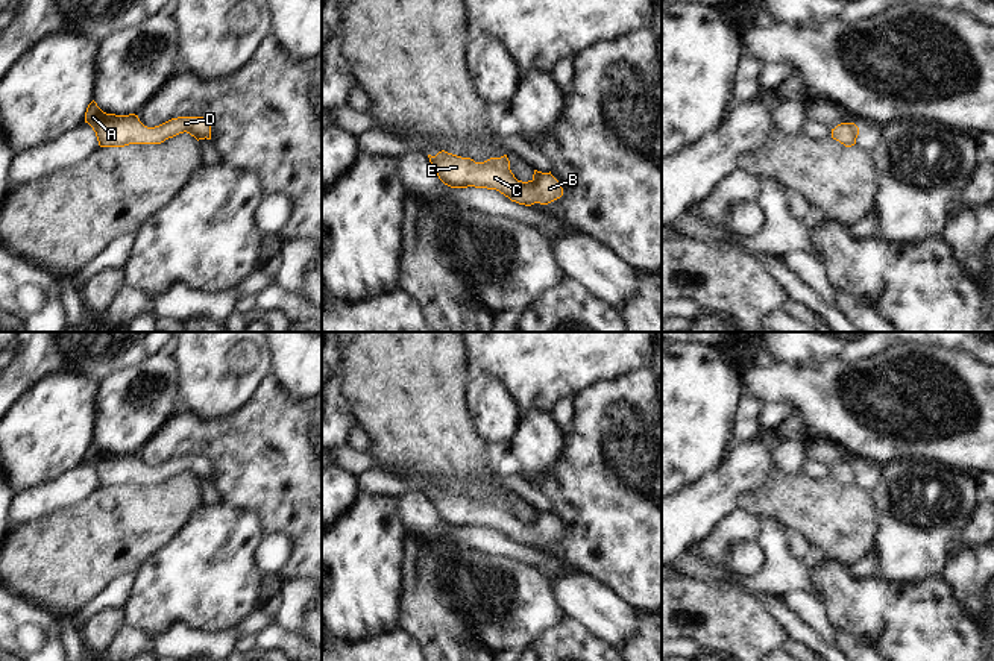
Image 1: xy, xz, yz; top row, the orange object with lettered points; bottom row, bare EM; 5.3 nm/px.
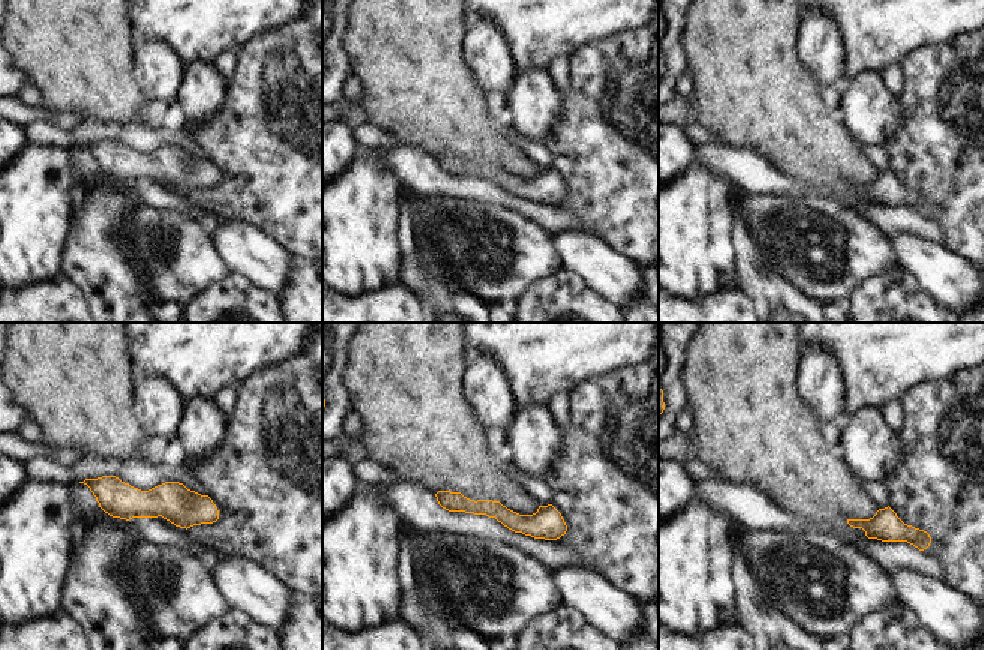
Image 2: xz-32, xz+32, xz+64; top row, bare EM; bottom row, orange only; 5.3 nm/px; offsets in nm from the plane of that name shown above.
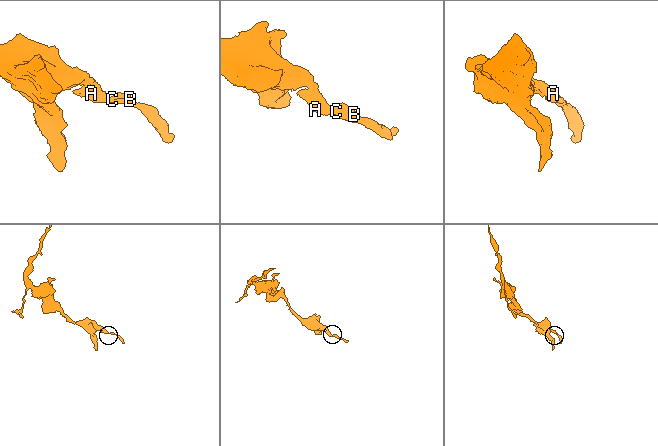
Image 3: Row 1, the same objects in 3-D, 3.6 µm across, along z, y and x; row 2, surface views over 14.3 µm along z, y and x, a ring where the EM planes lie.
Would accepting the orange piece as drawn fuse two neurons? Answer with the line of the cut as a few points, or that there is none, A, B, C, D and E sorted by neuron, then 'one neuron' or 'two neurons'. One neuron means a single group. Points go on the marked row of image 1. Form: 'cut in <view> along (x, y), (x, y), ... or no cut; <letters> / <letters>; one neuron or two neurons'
no cut; A B C D E; one neuron

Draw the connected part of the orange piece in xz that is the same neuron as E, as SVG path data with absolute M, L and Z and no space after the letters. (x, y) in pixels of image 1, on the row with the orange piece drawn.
M445 150L436 156L428 155L439 179L451 188L487 188L496 190L511 202L531 206L548 205L563 196L560 182L549 173L534 170L528 182L517 180L510 170L507 155L475 162Z

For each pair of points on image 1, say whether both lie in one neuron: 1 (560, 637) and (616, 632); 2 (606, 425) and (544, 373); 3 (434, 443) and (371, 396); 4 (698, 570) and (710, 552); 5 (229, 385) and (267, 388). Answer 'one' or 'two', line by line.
1: two
2: two
3: one
4: two
5: two

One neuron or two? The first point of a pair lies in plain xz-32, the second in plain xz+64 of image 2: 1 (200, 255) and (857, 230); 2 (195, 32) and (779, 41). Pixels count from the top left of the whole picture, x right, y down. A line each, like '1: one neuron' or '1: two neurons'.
1: one neuron
2: two neurons

